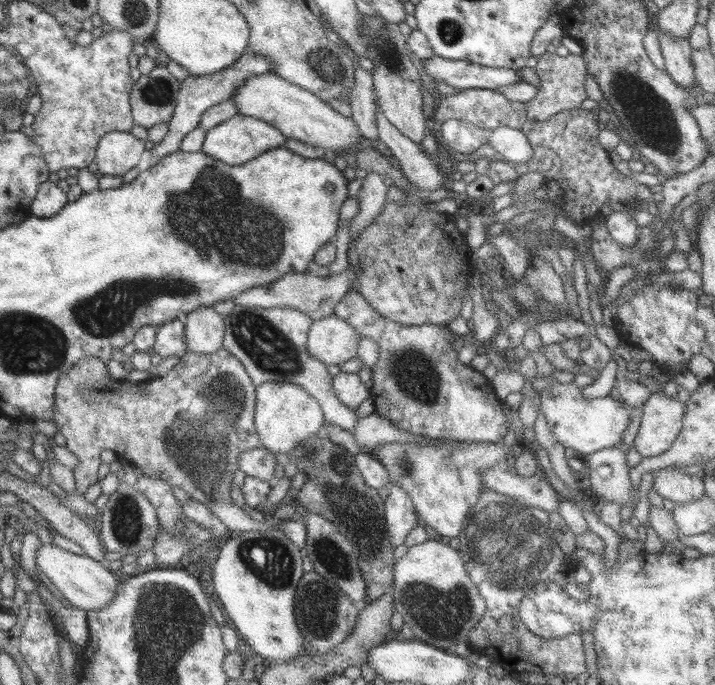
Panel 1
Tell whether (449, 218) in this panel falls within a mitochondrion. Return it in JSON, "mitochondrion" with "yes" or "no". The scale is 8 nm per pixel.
{"mitochondrion":"no"}

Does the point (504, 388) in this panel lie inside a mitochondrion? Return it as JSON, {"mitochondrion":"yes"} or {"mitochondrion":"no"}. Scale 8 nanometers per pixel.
{"mitochondrion":"no"}

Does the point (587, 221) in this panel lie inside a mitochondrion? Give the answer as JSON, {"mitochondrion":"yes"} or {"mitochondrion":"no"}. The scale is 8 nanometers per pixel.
{"mitochondrion":"no"}

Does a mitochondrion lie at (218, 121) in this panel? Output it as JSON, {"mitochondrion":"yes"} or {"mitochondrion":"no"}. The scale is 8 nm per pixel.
{"mitochondrion":"no"}

